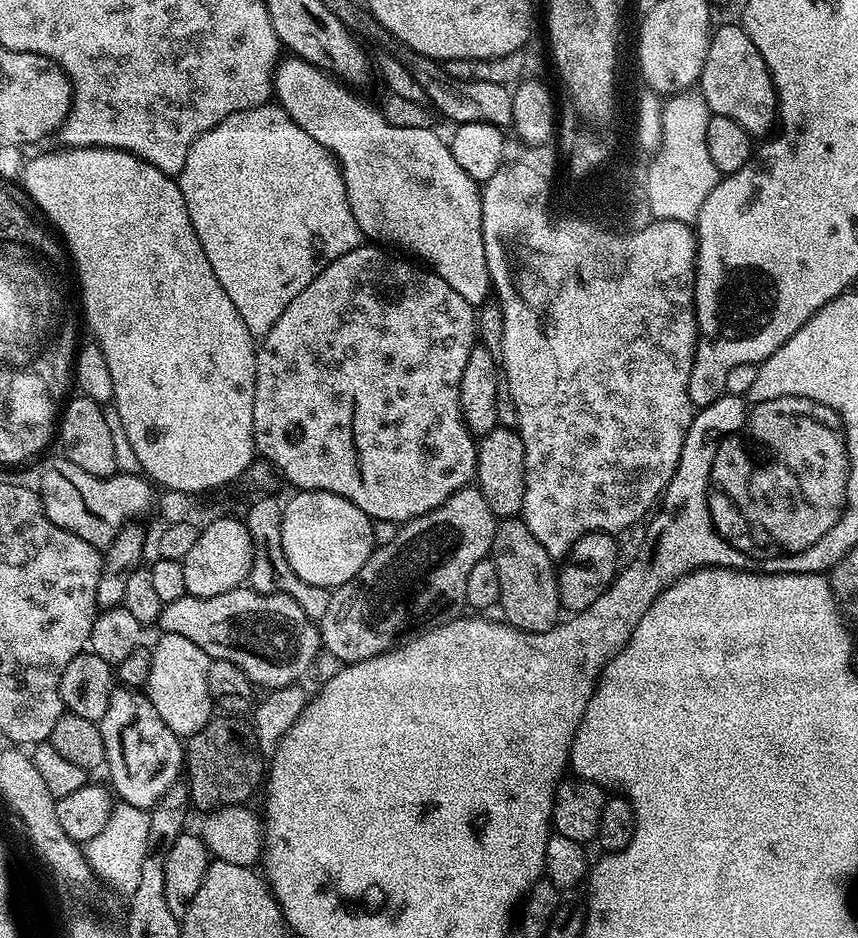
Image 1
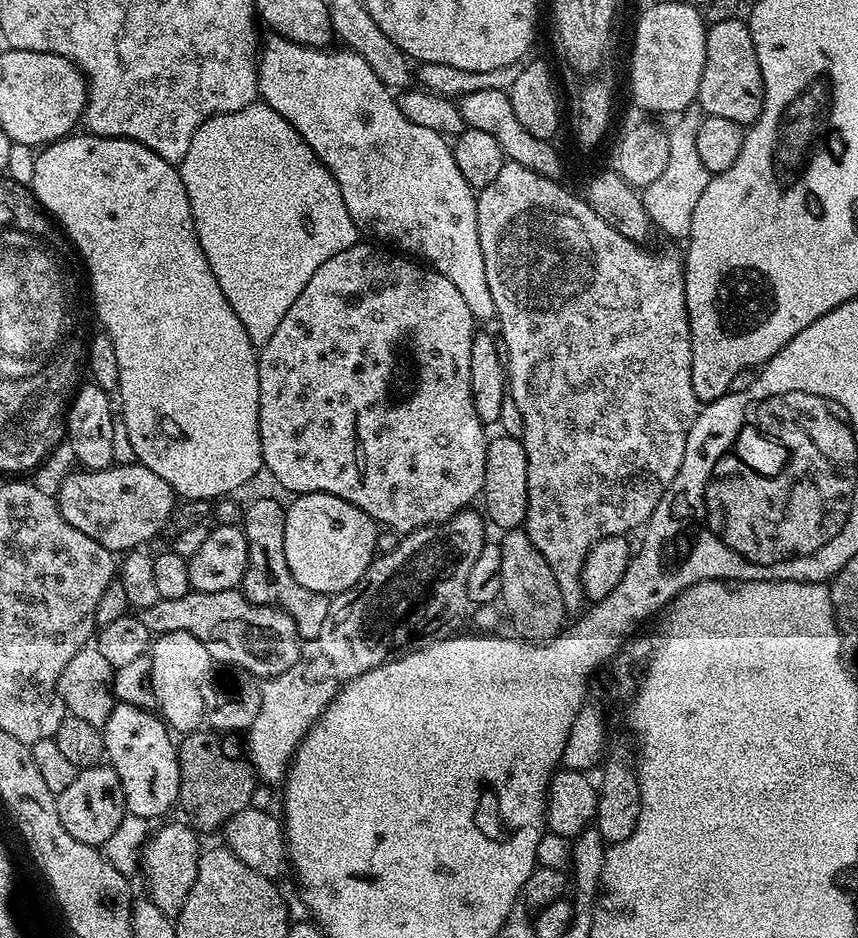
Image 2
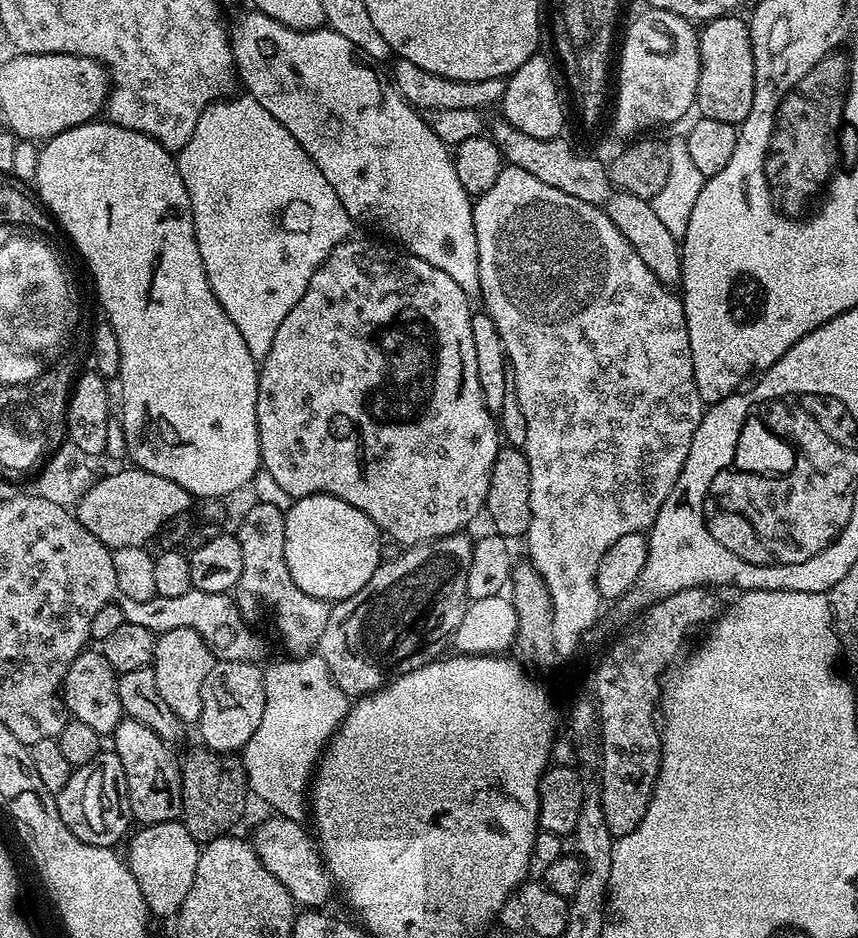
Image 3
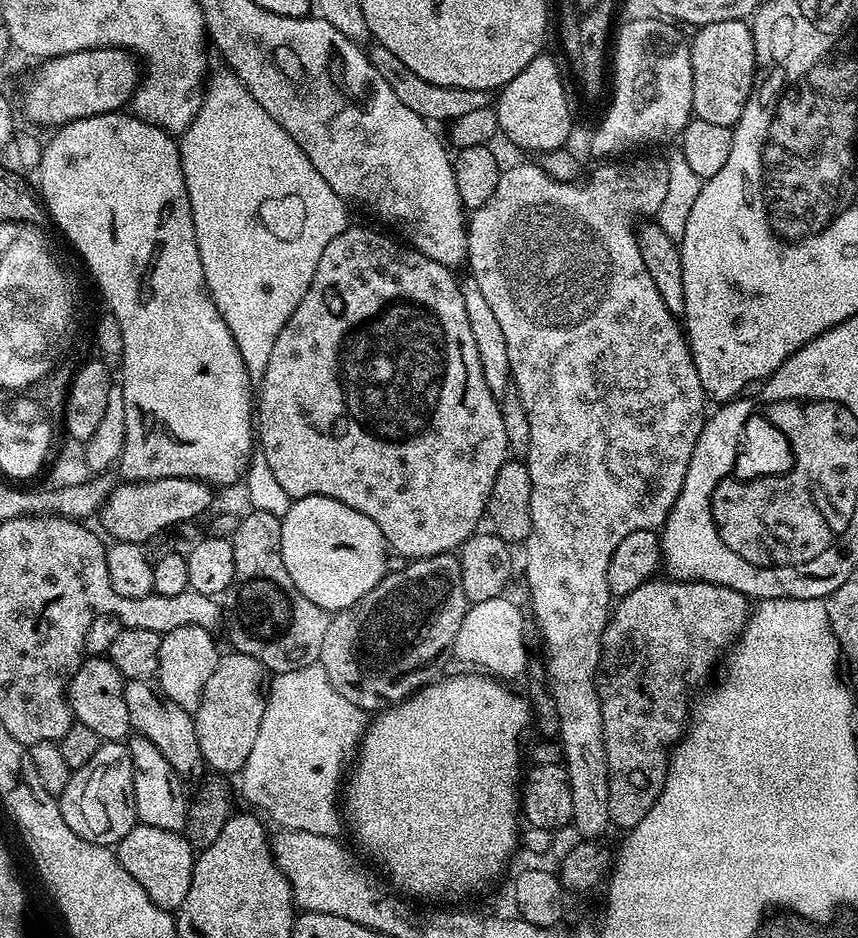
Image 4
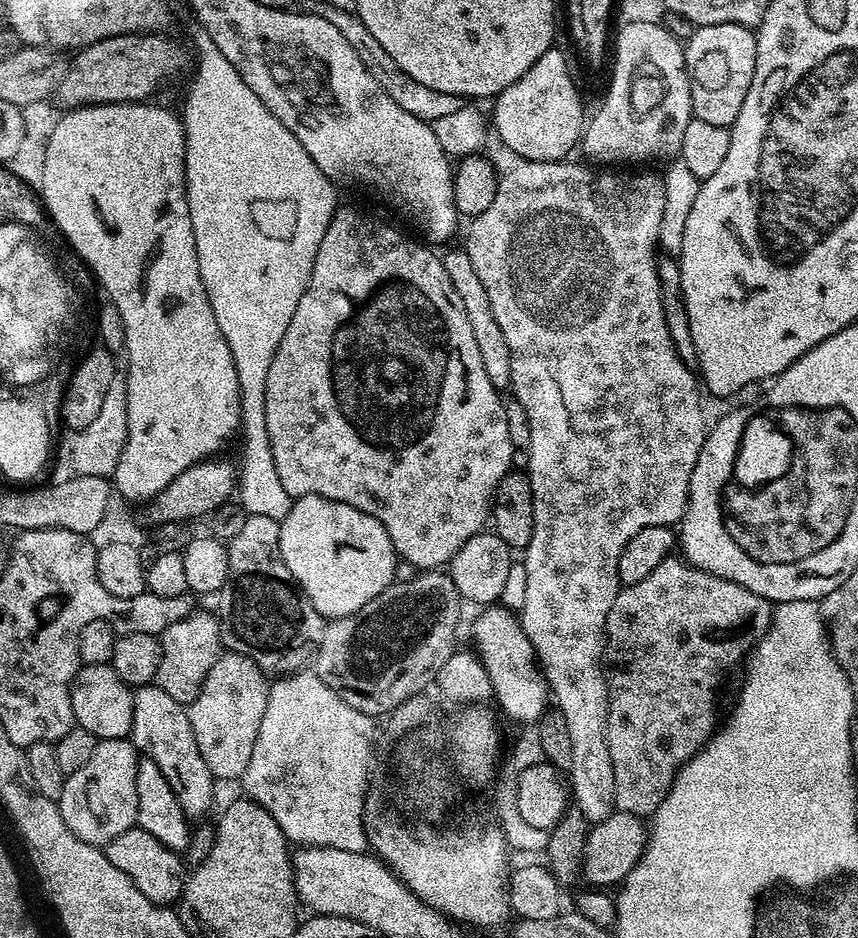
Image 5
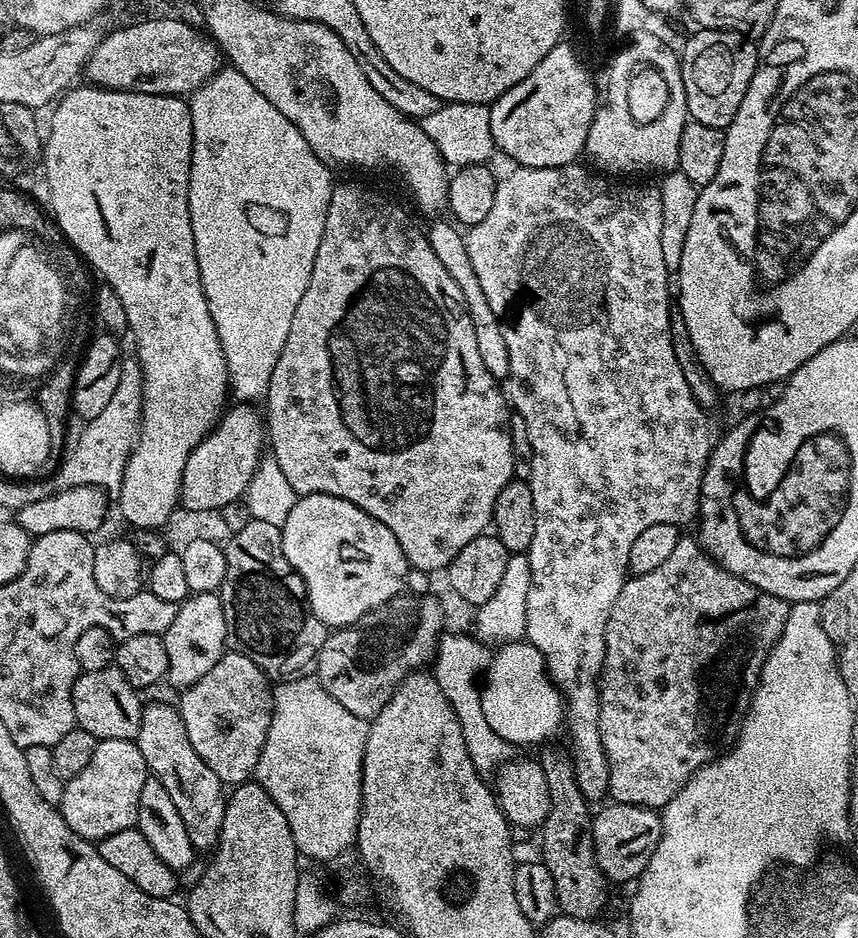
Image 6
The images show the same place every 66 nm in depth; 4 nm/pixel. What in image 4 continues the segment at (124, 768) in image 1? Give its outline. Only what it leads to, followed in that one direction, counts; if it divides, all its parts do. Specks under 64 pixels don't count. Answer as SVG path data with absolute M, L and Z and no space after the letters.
M133 735L127 741L130 760L133 762L133 798L136 819L146 826L158 826L158 830L183 833L188 826L189 797L184 797L185 781L166 762L166 758L145 736Z

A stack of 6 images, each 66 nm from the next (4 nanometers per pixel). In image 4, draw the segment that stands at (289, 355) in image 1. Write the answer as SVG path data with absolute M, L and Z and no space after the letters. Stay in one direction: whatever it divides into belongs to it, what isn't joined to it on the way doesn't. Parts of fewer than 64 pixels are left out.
M349 226L338 234L338 238L334 238L334 242L330 242L330 246L326 246L326 250L322 250L322 258L318 261L318 270L314 270L306 298L298 302L298 310L290 314L290 322L282 326L282 334L278 334L274 341L270 362L266 362L264 377L258 382L258 411L254 424L258 429L259 451L264 453L266 462L270 462L270 470L274 470L274 478L278 478L286 494L294 498L334 498L358 510L358 514L366 514L366 518L382 530L389 549L409 561L443 552L455 553L461 544L471 538L473 532L481 527L480 519L485 519L490 490L494 490L494 478L498 478L498 470L502 470L510 455L501 401L490 394L490 386L486 386L486 378L482 378L482 362L478 358L478 346L474 346L466 302L462 302L460 280L452 277L455 276L453 269L434 262L434 258L426 258L426 254L417 248L396 240L372 228Z

